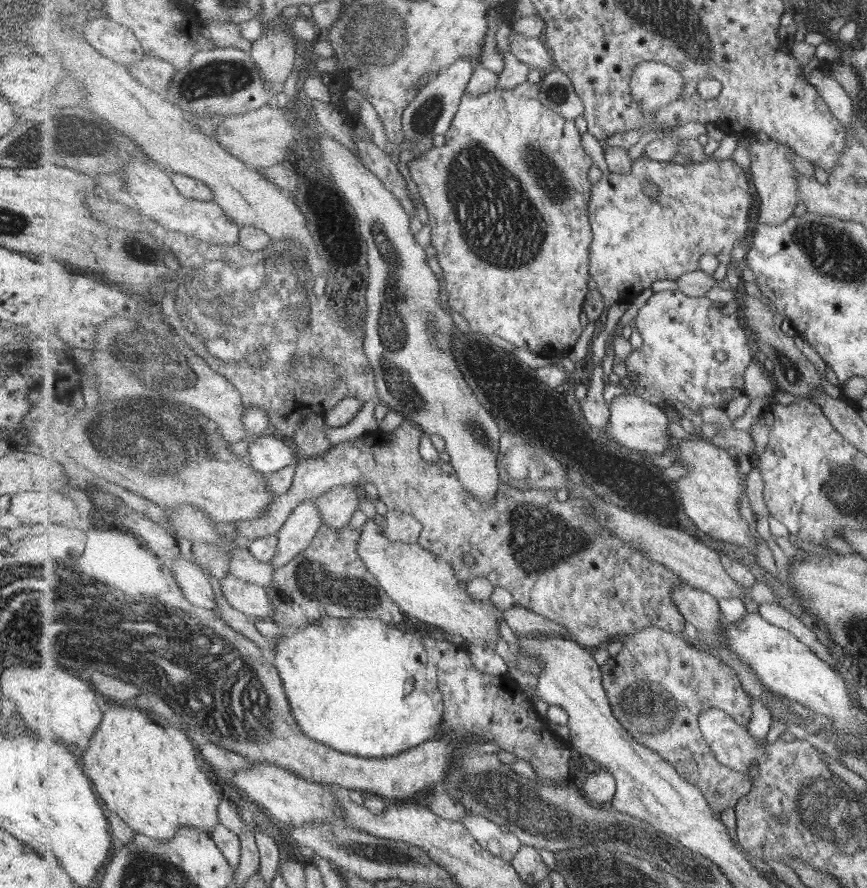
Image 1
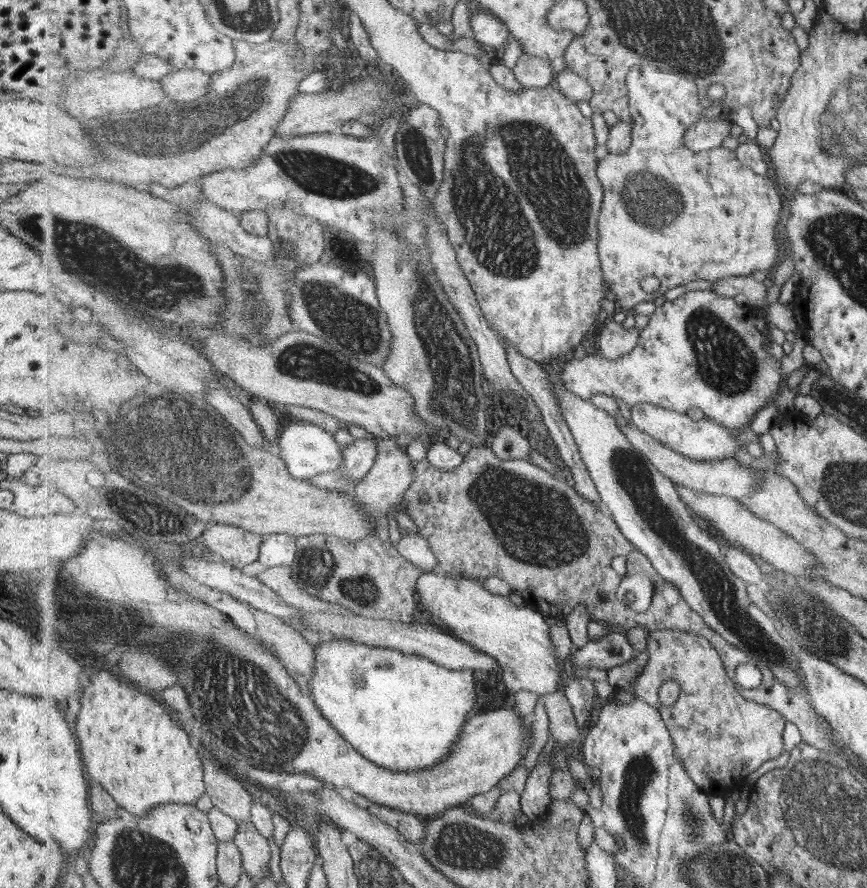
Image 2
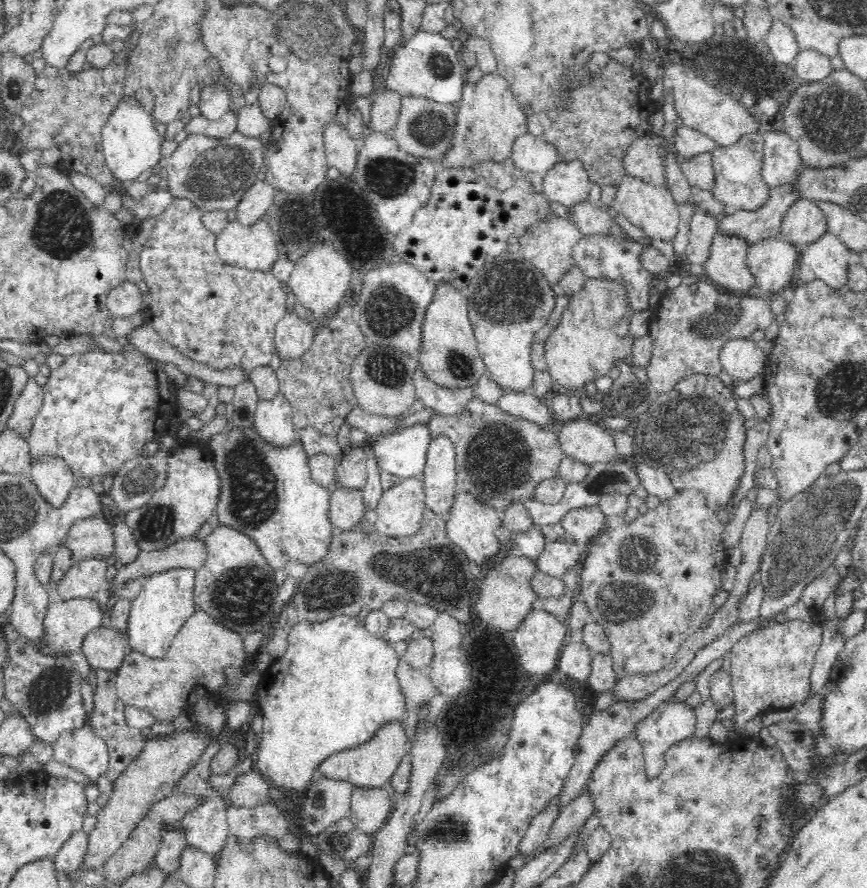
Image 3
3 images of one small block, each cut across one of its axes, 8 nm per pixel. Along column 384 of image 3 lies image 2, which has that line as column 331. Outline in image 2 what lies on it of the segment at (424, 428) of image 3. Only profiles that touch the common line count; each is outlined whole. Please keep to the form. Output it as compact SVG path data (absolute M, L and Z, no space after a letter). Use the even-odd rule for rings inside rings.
M292 421L279 436L278 445L280 457L286 462L291 474L298 479L305 480L331 470L337 471L344 464L343 447L335 442L333 433L305 421Z

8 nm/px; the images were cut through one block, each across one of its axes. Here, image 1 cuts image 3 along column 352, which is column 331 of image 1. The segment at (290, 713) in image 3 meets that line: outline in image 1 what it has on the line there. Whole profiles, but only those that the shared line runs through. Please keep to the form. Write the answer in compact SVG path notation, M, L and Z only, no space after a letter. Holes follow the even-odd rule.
M327 617L317 618L317 621L310 622L301 628L284 629L283 634L273 640L275 642L275 650L273 658L270 658L280 672L282 681L284 682L284 689L287 693L287 698L291 700L291 712L293 712L295 719L299 726L311 737L323 744L338 750L345 754L352 754L361 756L363 758L389 758L397 754L405 753L406 750L414 749L416 746L422 745L427 741L433 741L438 738L444 731L443 715L445 715L445 704L443 704L443 693L439 686L439 673L442 671L438 660L431 656L426 649L425 644L421 638L417 638L415 634L405 634L401 632L397 625L385 623L380 619L372 618L357 618L349 617ZM415 678L414 689L405 694L403 684Z

